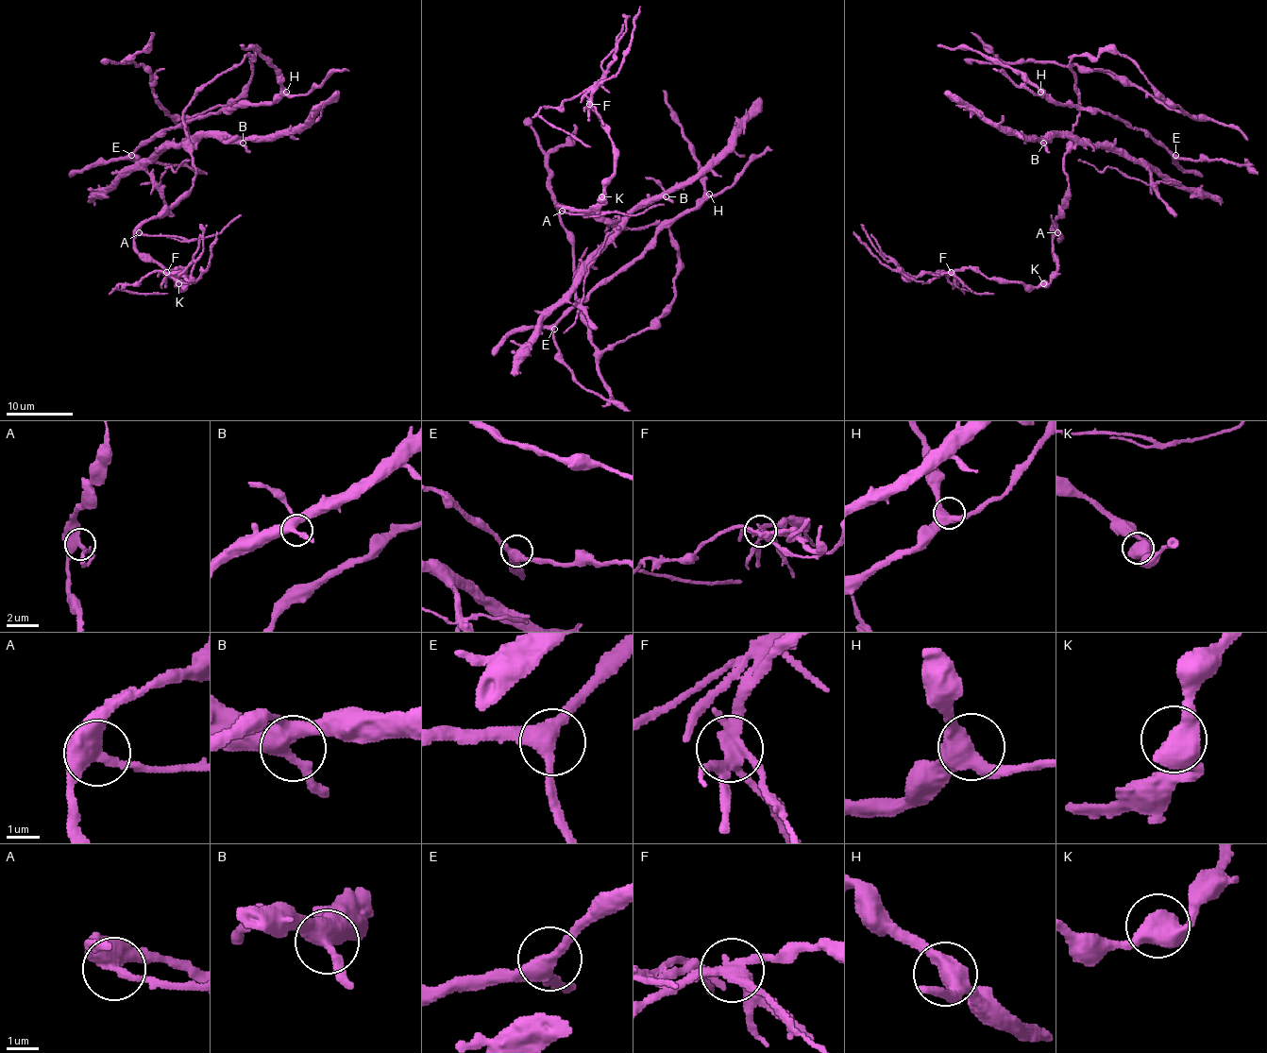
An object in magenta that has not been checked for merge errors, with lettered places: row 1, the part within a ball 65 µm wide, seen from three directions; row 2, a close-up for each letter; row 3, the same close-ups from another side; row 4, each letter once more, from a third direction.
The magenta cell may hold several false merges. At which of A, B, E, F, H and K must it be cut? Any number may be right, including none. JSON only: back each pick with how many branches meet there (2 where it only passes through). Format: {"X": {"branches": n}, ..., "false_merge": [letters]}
{"A": {"branches": 3}, "F": {"branches": 5}, "false_merge": ["A", "F"]}

